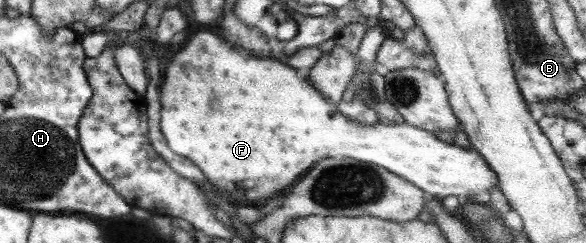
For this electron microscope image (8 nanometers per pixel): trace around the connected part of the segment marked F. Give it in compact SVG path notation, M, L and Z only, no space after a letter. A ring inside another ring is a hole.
M200 31L200 33L192 35L192 37L184 43L184 47L182 47L178 53L172 55L168 67L164 69L164 81L162 81L162 85L160 85L160 123L158 123L158 125L160 125L160 131L162 131L162 137L164 137L164 141L168 143L168 147L170 147L172 153L190 159L190 161L206 175L206 179L208 179L212 185L216 185L218 189L222 189L222 191L236 191L236 187L240 187L240 185L244 183L246 191L248 191L248 189L250 189L250 191L256 191L256 193L260 191L262 197L272 197L272 195L276 193L276 189L282 191L284 187L292 185L306 169L310 169L310 165L314 165L316 161L326 159L326 157L332 160L337 158L351 158L352 160L362 163L376 165L377 167L386 169L389 173L405 179L408 183L415 185L418 189L421 189L425 195L438 199L448 197L448 195L454 195L456 197L466 196L467 198L482 199L485 201L488 195L488 189L493 185L497 185L496 175L486 166L484 160L482 160L474 149L466 149L455 144L449 145L448 143L443 143L432 135L432 133L412 127L412 125L408 125L408 123L405 122L400 123L400 125L384 125L384 123L376 121L374 125L358 125L358 123L350 121L348 117L344 117L344 115L336 109L338 105L330 101L330 99L326 99L324 94L319 92L309 82L306 76L307 74L305 72L292 69L276 58L264 57L264 59L262 59L262 57L250 57L250 55L246 55L244 51L238 53L238 51L234 51L232 47L228 47L222 39L218 39L216 35L212 35L212 33L208 33L208 31Z

